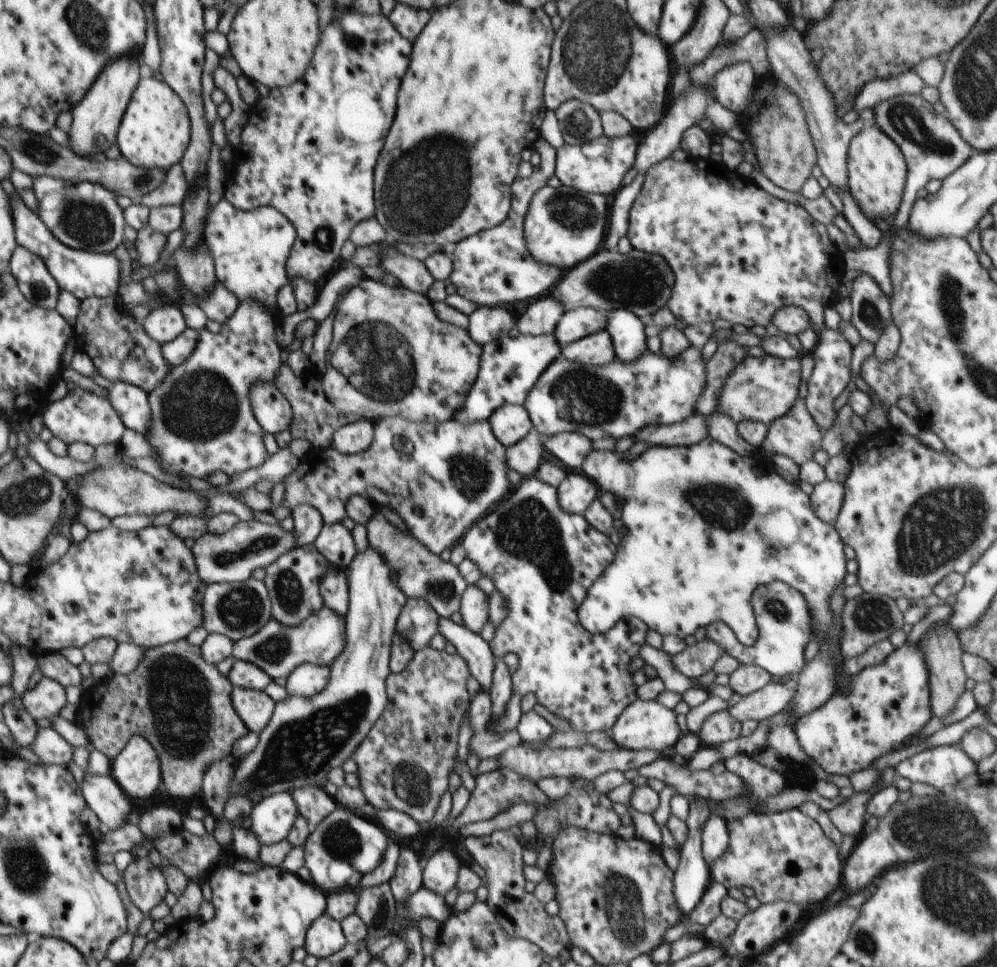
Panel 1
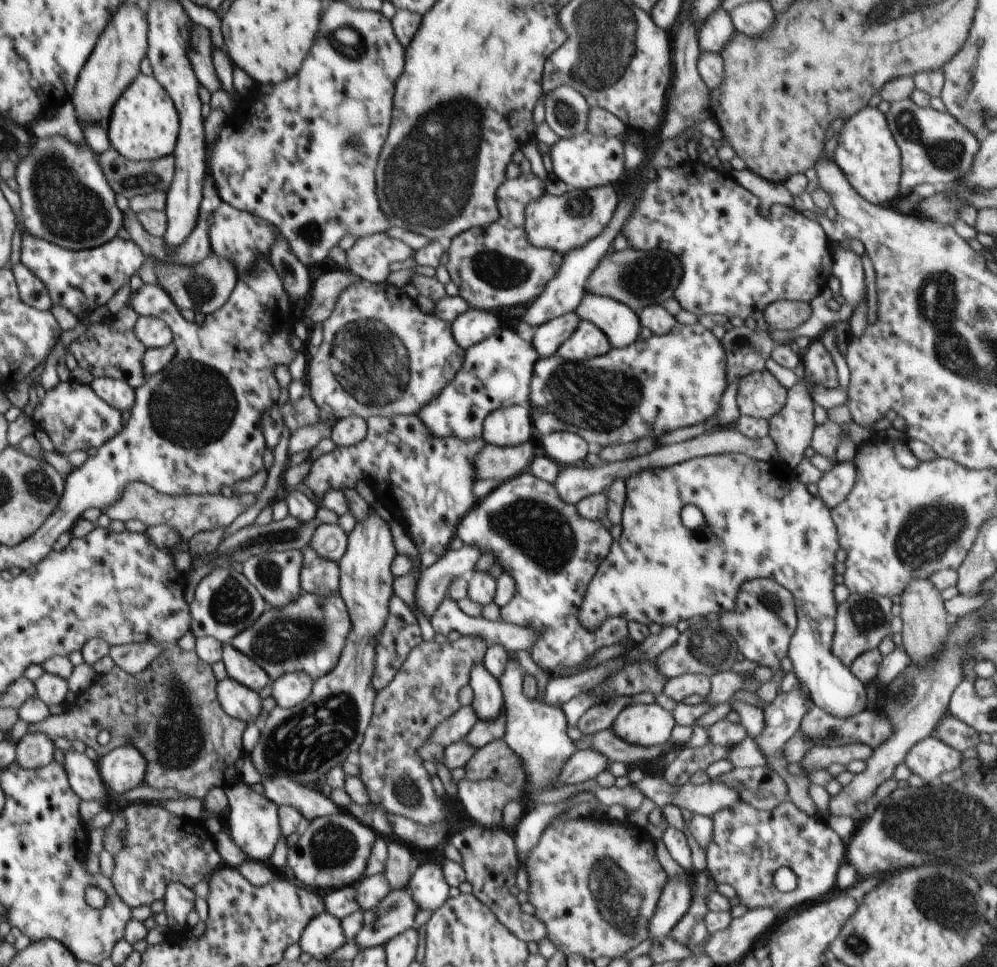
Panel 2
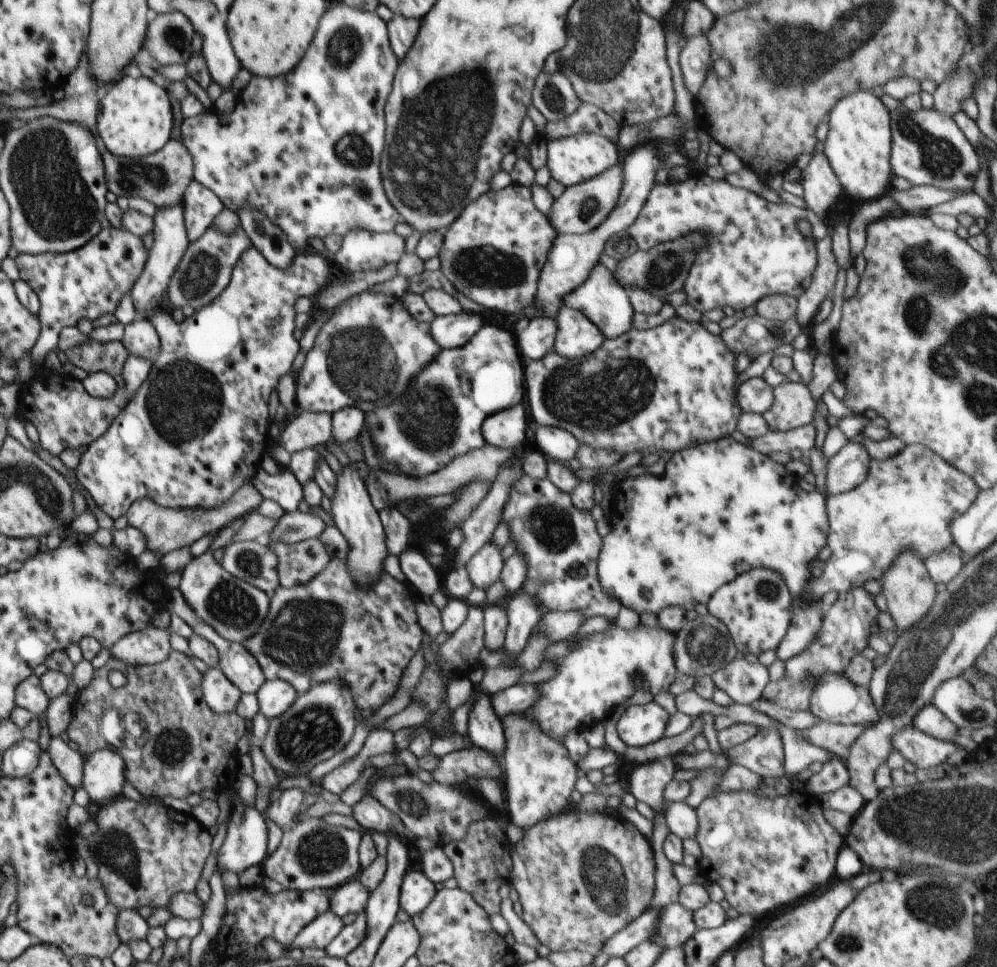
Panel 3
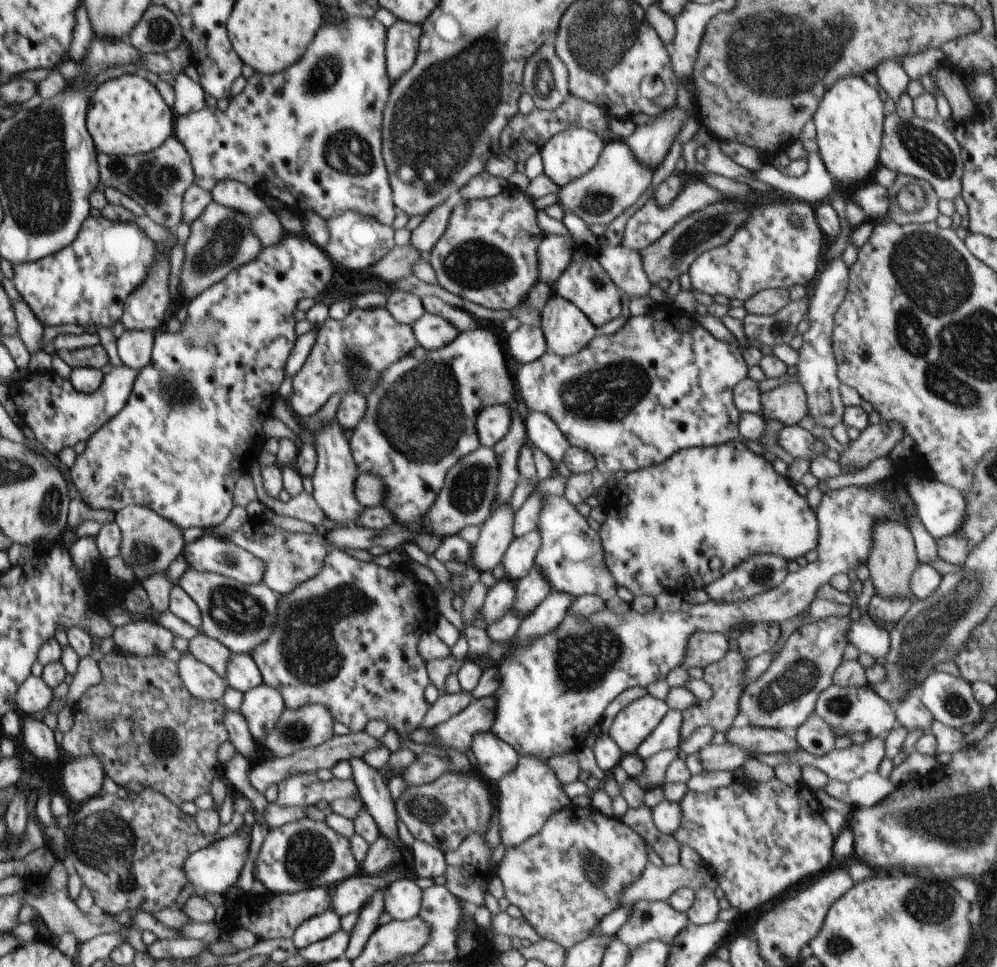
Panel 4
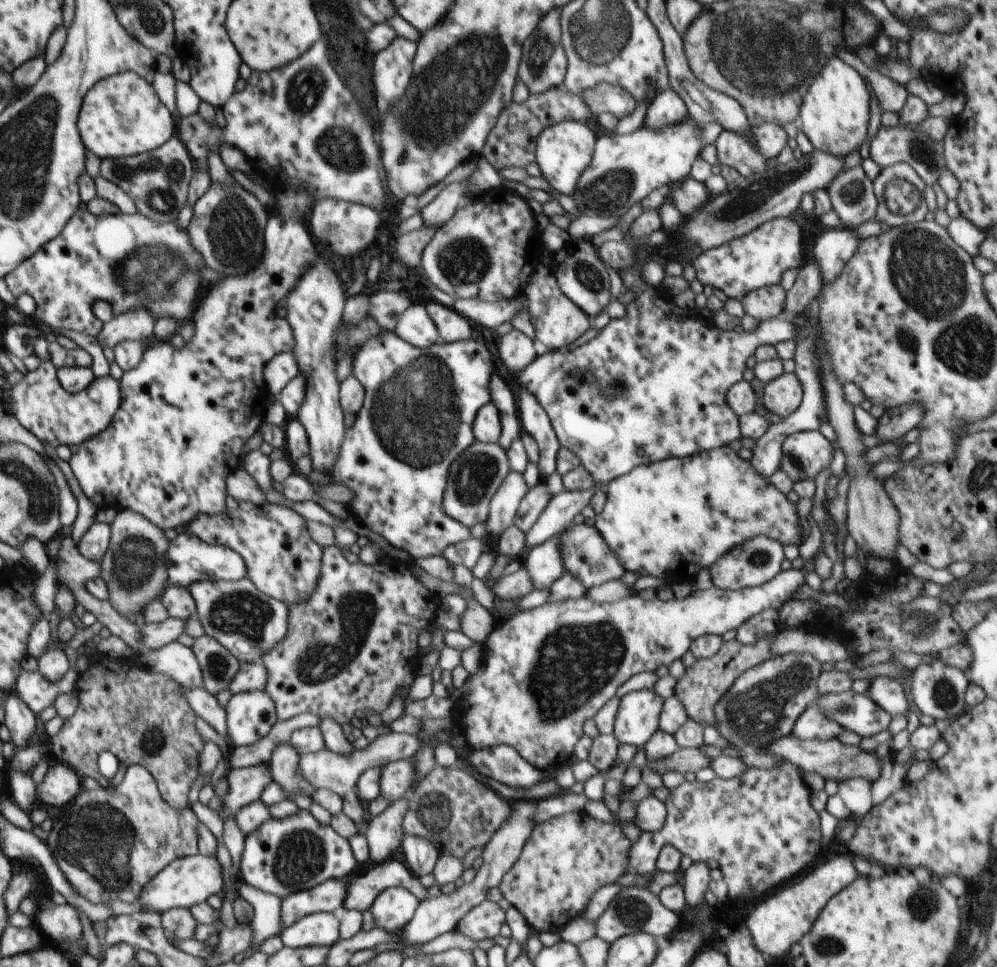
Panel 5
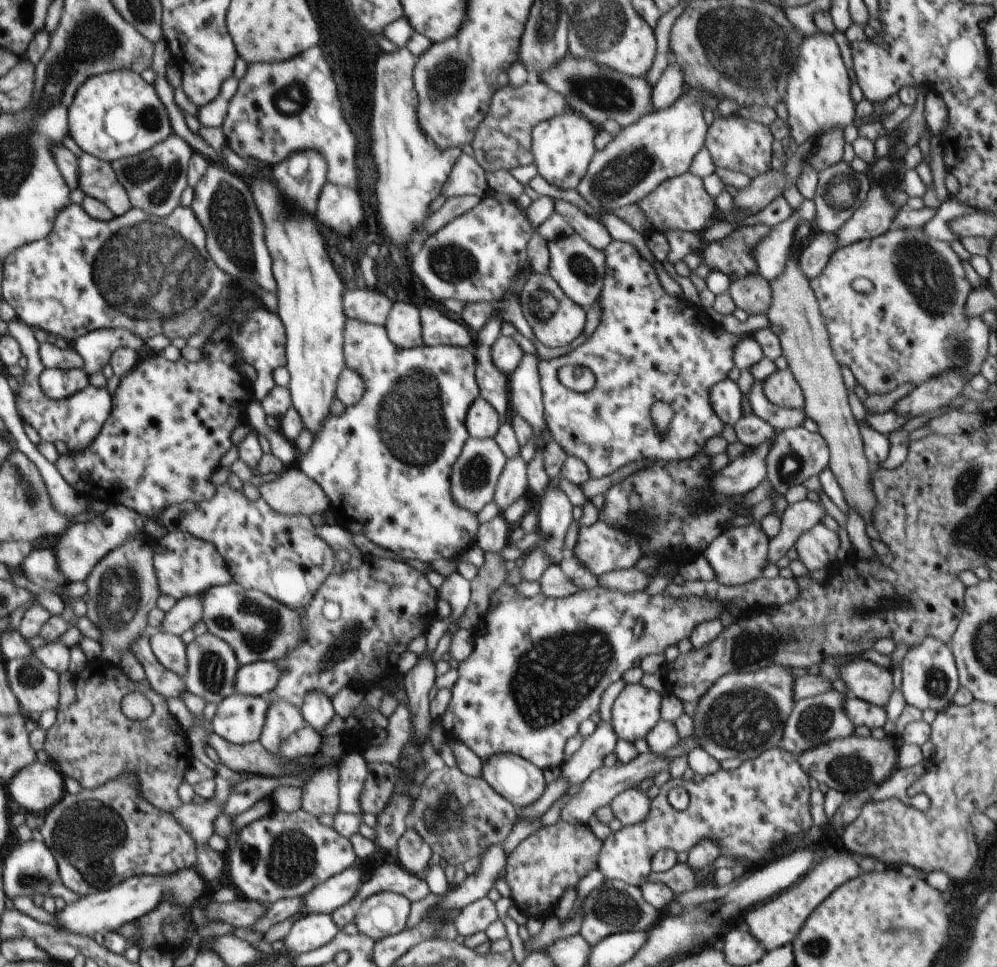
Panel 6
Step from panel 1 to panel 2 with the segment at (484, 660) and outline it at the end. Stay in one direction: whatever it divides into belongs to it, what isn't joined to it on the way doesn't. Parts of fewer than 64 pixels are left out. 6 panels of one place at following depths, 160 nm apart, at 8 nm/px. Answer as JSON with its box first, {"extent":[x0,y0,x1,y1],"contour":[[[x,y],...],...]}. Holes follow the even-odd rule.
{"extent":[469,660,505,720],"contour":[[[477,660],[469,672],[469,685],[474,693],[473,704],[479,720],[498,718],[505,702],[499,680]]]}

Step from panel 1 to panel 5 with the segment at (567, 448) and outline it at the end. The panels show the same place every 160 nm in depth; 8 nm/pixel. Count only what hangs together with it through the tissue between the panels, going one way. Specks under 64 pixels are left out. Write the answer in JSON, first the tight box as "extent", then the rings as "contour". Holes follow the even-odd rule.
{"extent":[517,389,561,478],"contour":[[[523,389],[519,401],[517,407],[522,430],[538,443],[540,460],[536,466],[542,478],[548,478],[557,470],[557,454],[561,444],[557,439],[550,417],[542,408],[539,400]]]}

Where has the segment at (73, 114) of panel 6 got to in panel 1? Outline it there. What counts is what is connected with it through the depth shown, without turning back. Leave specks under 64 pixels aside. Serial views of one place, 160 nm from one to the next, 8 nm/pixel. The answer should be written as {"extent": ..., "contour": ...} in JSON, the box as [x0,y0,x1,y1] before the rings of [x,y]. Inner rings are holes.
{"extent":[116,77,191,171],"contour":[[[156,77],[141,78],[122,117],[116,145],[121,156],[137,167],[167,171],[181,162],[191,139],[191,122],[184,101]]]}

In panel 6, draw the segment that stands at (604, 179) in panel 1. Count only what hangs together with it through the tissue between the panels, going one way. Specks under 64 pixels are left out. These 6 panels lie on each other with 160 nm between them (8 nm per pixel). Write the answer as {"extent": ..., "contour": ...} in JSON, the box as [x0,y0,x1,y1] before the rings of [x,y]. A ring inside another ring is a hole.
{"extent":[531,109,596,190],"contour":[[[570,109],[566,110],[564,114],[540,122],[532,130],[531,138],[533,164],[539,175],[556,188],[562,190],[577,188],[596,152],[594,146],[596,132],[587,118]]]}

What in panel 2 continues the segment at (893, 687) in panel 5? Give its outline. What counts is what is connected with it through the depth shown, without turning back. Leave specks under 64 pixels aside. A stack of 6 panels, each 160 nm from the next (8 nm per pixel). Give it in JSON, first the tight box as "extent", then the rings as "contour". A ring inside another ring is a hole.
{"extent":[936,716,981,753],"contour":[[[944,716],[939,722],[936,732],[940,735],[940,740],[961,753],[968,748],[978,746],[981,742],[980,733],[975,728],[954,716]]]}

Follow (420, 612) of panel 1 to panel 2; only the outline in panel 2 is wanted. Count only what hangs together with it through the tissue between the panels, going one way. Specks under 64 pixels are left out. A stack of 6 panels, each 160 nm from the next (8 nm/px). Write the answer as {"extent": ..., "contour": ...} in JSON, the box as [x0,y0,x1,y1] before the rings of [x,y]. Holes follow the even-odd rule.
{"extent":[414,545,481,619],"contour":[[[464,545],[458,551],[448,548],[432,566],[423,567],[414,591],[416,608],[430,619],[454,580],[472,574],[481,554],[470,545]]]}

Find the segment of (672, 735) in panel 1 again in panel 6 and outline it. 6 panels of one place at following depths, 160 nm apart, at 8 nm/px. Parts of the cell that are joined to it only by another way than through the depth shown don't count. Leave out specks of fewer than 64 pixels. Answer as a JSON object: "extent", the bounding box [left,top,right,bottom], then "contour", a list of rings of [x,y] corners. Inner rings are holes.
{"extent":[611,683,661,742],"contour":[[[640,683],[624,686],[611,711],[616,737],[627,742],[645,738],[660,720],[661,695]]]}

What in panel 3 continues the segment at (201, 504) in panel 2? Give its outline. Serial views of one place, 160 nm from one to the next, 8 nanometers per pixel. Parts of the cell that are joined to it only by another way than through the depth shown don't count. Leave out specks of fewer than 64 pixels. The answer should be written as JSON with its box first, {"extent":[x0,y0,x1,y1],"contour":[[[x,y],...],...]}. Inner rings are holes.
{"extent":[125,482,263,556],"contour":[[[253,482],[244,483],[229,499],[215,509],[173,509],[156,504],[152,499],[142,497],[136,499],[127,510],[125,516],[131,527],[139,528],[147,538],[147,550],[161,552],[164,556],[170,551],[187,547],[195,543],[204,535],[220,531],[238,518],[248,516],[256,510],[263,501],[261,492],[254,486]]]}

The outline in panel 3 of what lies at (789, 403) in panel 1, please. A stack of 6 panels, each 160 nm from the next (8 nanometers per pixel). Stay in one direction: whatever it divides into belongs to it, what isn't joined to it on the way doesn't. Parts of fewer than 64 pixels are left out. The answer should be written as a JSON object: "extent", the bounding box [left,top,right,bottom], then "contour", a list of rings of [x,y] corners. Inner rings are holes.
{"extent":[737,377,774,415],"contour":[[[752,377],[739,386],[737,401],[742,412],[762,415],[772,406],[774,391],[763,377]]]}

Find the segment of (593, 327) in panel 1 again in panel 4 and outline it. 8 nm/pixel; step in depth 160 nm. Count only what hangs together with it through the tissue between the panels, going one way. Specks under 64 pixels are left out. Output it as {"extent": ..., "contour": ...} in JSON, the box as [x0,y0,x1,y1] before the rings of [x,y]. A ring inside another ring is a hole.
{"extent":[506,320,548,364],"contour":[[[540,320],[534,325],[520,325],[510,334],[506,346],[521,364],[538,360],[548,350]]]}

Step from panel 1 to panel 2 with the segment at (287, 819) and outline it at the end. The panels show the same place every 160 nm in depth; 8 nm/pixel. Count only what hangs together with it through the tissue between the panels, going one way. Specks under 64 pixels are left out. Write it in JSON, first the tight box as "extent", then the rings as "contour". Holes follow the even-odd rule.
{"extent":[223,782,283,862],"contour":[[[244,782],[223,789],[229,800],[230,814],[226,829],[231,838],[242,847],[248,859],[260,862],[268,860],[276,848],[276,842],[283,836],[279,823],[279,806],[268,797],[253,791]]]}

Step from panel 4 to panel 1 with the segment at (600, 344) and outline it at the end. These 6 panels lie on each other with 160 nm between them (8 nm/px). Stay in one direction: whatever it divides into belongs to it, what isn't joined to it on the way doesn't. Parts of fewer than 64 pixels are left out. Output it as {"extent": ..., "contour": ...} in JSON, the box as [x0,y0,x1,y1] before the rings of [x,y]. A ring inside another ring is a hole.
{"extent":[525,347,707,441],"contour":[[[688,347],[677,359],[667,359],[661,352],[654,354],[646,350],[638,360],[621,363],[614,360],[606,366],[585,366],[573,363],[562,354],[556,357],[539,376],[536,384],[528,393],[525,407],[535,429],[544,438],[561,432],[576,431],[591,441],[618,436],[618,426],[624,424],[627,434],[636,434],[640,428],[648,425],[669,425],[680,422],[690,415],[696,415],[694,403],[704,390],[707,364],[703,362],[701,351]]]}

